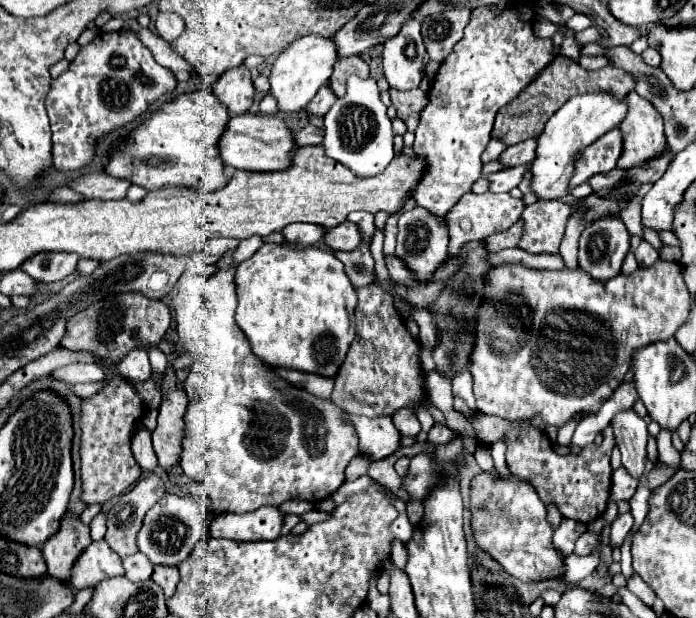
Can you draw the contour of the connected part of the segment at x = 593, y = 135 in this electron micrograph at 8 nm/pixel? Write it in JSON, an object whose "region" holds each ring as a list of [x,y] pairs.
{"region":[[[586,93],[576,95],[566,101],[546,123],[542,135],[538,137],[536,157],[530,165],[532,181],[530,189],[538,199],[562,199],[570,191],[570,179],[574,175],[574,163],[586,147],[600,139],[606,131],[620,125],[626,115],[626,103],[608,93]]]}

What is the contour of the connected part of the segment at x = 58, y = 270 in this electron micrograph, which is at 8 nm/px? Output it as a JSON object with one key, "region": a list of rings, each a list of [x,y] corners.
{"region":[[[40,253],[24,261],[24,267],[20,269],[40,283],[52,283],[74,273],[78,259],[80,257],[72,253]]]}

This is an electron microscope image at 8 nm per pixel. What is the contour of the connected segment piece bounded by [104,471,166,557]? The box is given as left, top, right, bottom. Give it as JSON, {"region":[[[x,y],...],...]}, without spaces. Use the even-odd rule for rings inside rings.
{"region":[[[152,471],[148,477],[140,479],[130,493],[122,495],[118,505],[108,511],[108,531],[104,539],[120,557],[138,551],[136,535],[142,527],[142,519],[146,511],[162,499],[164,491],[164,479]]]}

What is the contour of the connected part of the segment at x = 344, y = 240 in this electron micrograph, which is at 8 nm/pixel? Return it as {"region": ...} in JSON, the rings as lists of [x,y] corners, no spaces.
{"region":[[[344,221],[344,223],[328,229],[324,235],[324,241],[332,251],[354,251],[356,247],[362,245],[364,237],[356,223]]]}

